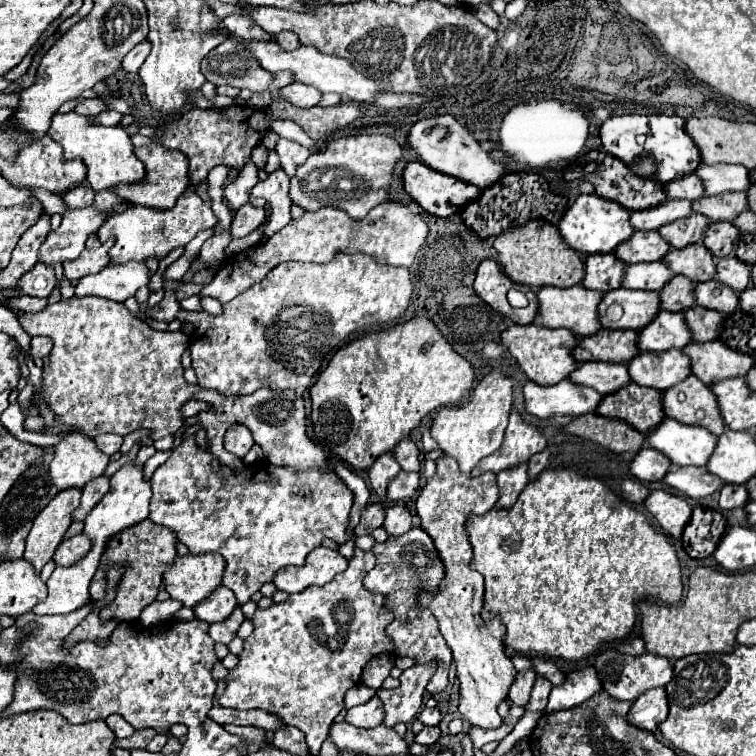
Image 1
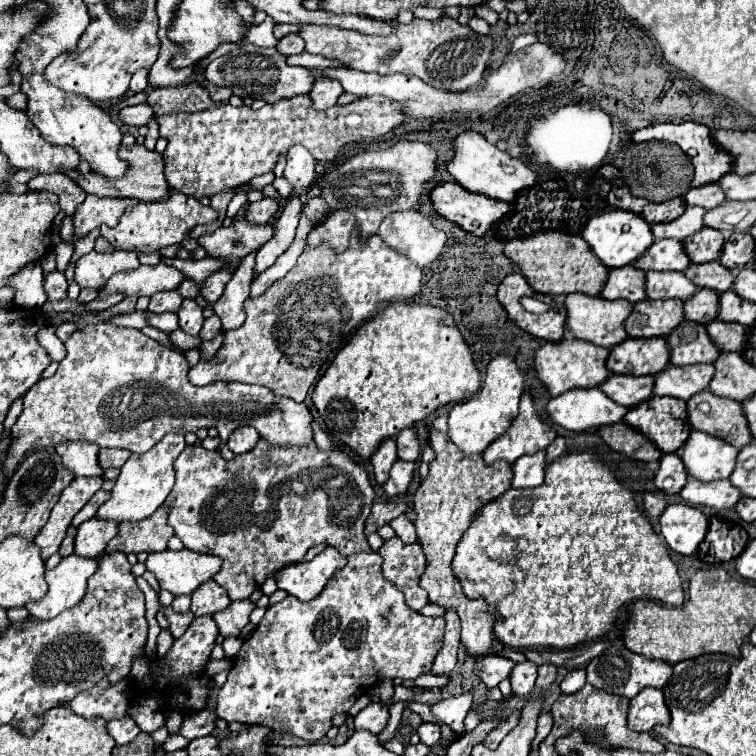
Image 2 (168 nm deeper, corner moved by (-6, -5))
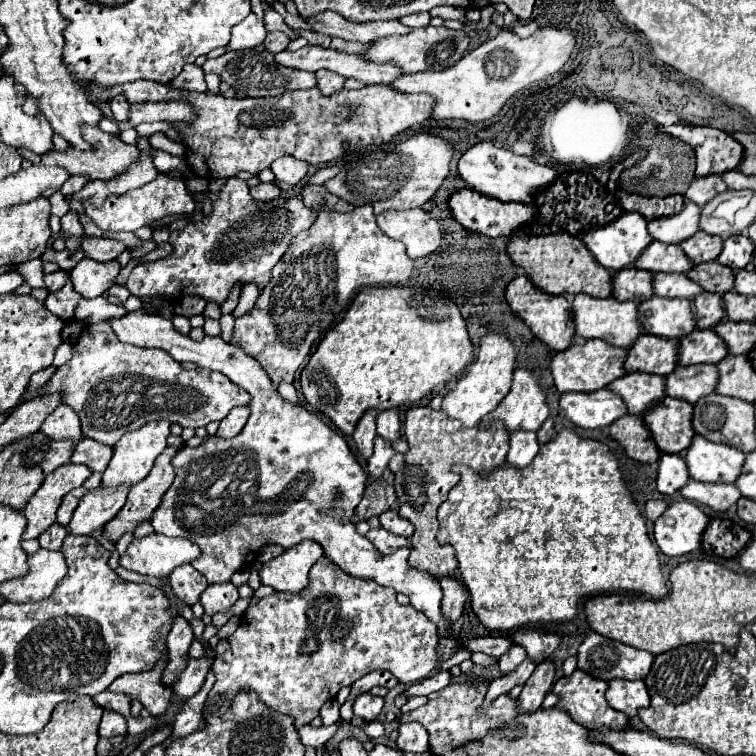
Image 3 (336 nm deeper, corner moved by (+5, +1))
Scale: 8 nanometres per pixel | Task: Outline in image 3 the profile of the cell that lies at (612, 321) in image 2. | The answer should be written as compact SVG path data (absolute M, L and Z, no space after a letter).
M575 294L571 306L573 306L575 334L581 338L601 338L611 346L627 348L643 332L639 320L637 320L637 304L633 300L619 302L613 296L611 298L593 298L589 294Z

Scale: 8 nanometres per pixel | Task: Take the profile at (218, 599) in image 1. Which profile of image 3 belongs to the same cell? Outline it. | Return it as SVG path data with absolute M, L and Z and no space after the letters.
M183 564L181 568L175 568L169 576L169 582L171 582L173 594L189 606L199 602L201 592L207 588L205 576L201 576L191 564Z

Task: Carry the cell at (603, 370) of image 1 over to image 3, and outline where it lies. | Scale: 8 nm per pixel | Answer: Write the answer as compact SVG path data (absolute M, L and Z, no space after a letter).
M629 372L619 380L613 380L607 390L625 400L629 414L643 414L657 400L665 398L665 378L649 376L645 372Z

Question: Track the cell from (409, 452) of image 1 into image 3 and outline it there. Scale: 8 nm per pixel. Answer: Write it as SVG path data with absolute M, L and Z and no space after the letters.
M385 410L377 416L377 434L389 442L401 438L401 422L397 410Z

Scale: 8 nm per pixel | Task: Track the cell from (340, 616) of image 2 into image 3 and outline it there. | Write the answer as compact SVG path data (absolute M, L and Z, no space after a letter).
M323 556L309 570L309 584L305 590L299 594L273 592L243 614L239 628L229 636L231 650L215 656L215 684L205 700L205 712L223 714L229 710L233 698L241 690L249 690L255 692L259 700L275 712L291 716L295 728L299 730L315 716L319 716L319 708L325 702L335 700L343 686L351 686L355 680L369 672L389 670L405 686L429 678L441 666L441 662L437 662L437 626L413 606L401 606L395 596L397 592L393 592L393 588L379 586L371 578L351 576Z

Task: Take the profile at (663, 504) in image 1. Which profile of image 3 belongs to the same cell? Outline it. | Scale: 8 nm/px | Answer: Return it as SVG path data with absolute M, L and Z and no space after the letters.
M689 500L673 502L655 522L655 542L665 556L681 556L681 554L693 552L701 546L701 534L707 528L707 524L709 524L709 518Z

